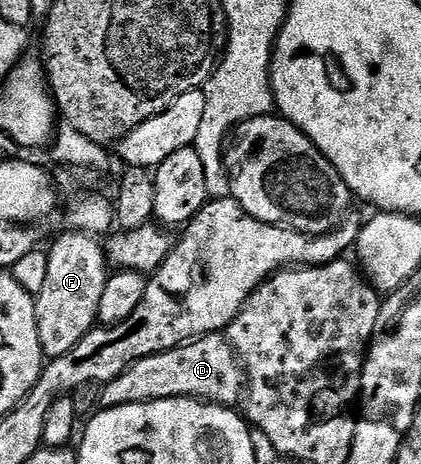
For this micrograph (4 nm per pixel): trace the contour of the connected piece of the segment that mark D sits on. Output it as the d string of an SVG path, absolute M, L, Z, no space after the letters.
M222 335L200 336L180 348L158 352L133 362L117 378L102 385L99 408L116 408L168 400L174 396L190 396L209 404L235 406L245 388L245 369L240 357Z

